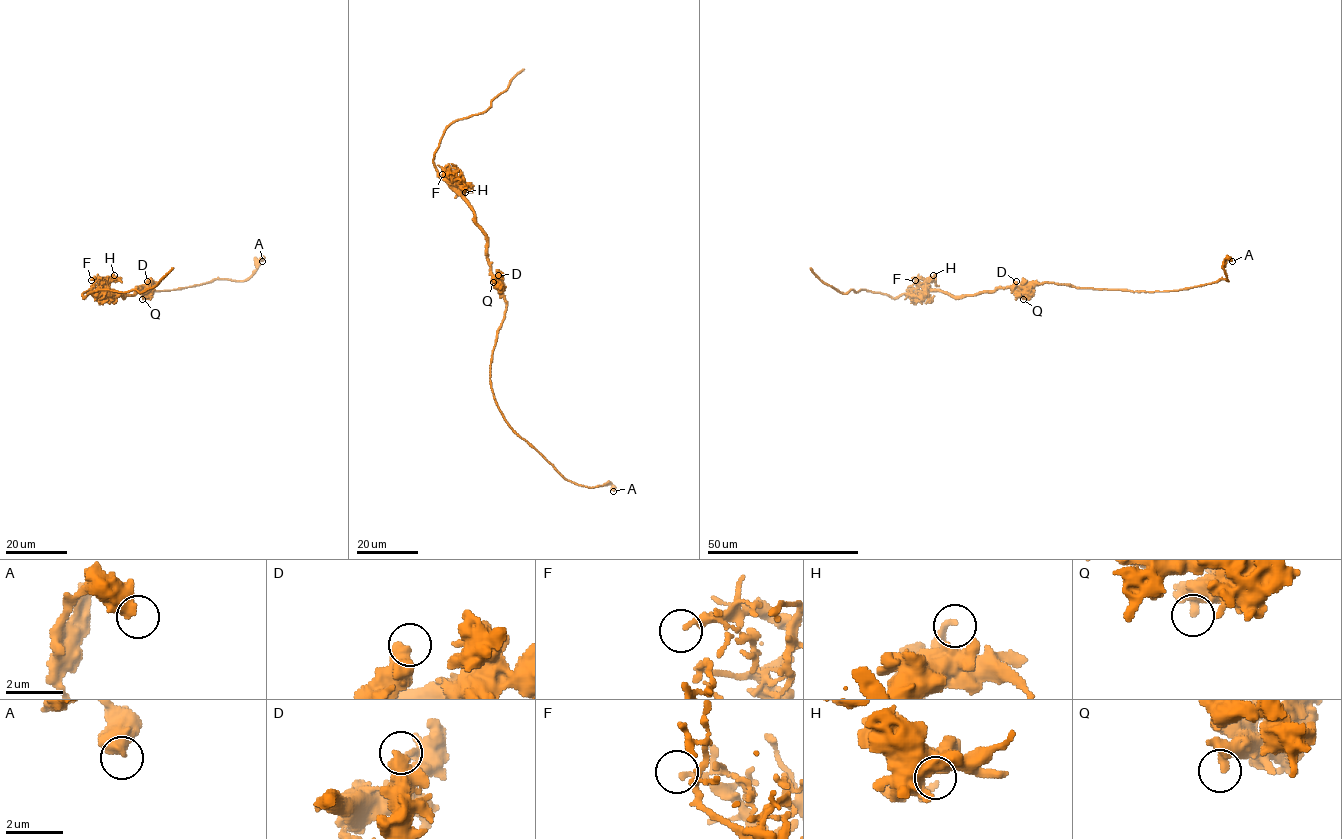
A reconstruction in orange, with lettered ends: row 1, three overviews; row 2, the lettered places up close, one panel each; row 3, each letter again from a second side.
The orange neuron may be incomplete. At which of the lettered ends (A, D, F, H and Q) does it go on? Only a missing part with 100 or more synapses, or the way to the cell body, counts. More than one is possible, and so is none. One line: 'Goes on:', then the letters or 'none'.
Goes on: none

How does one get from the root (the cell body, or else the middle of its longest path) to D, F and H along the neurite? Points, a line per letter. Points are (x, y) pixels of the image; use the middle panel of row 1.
D: (500, 285), (500, 273), (498, 275)
F: (500, 285), (492, 275), (487, 237), (476, 222), (473, 208), (450, 177), (442, 174)
H: (500, 285), (492, 275), (486, 235), (476, 222), (469, 202), (456, 189), (465, 192)

